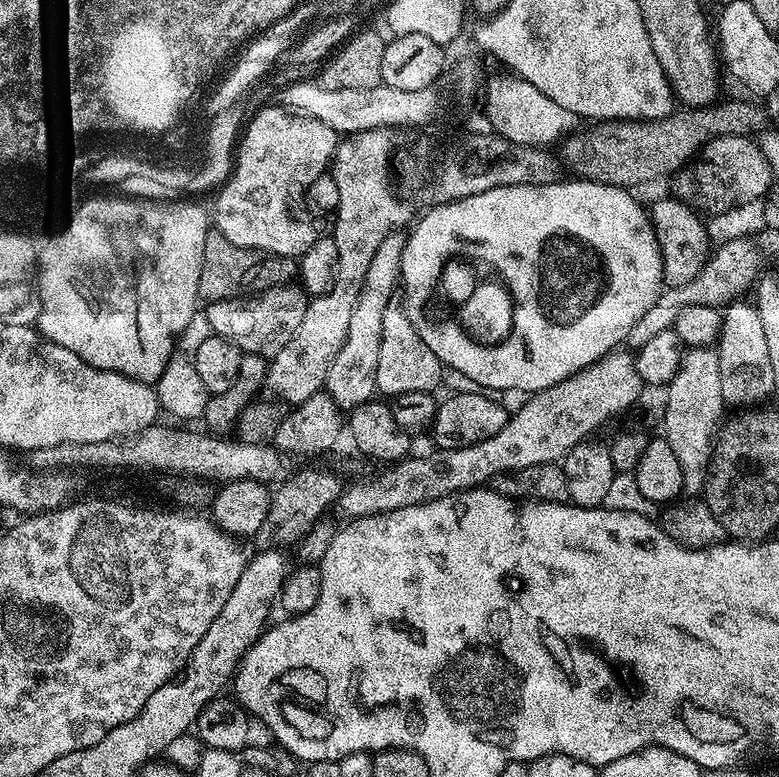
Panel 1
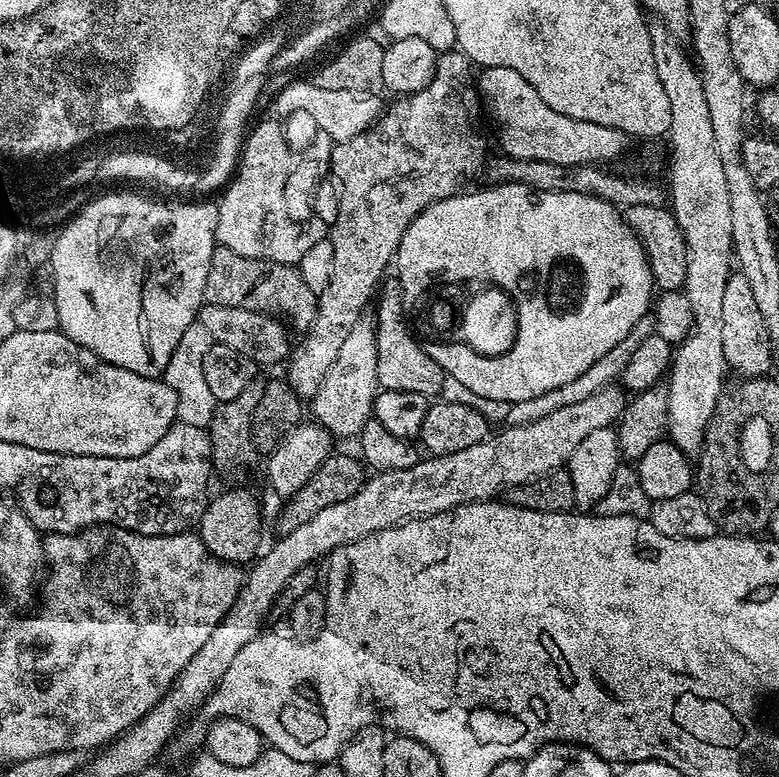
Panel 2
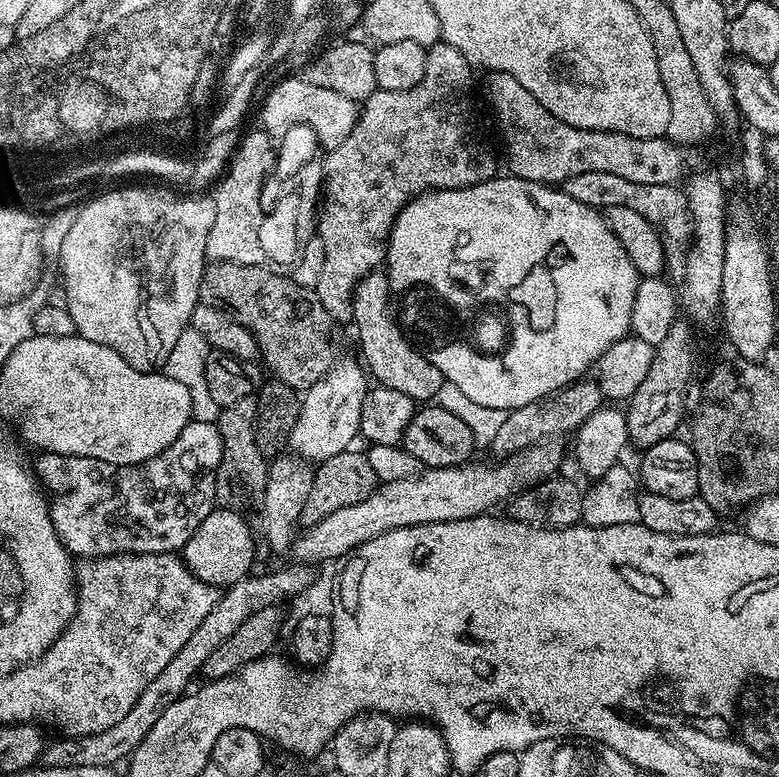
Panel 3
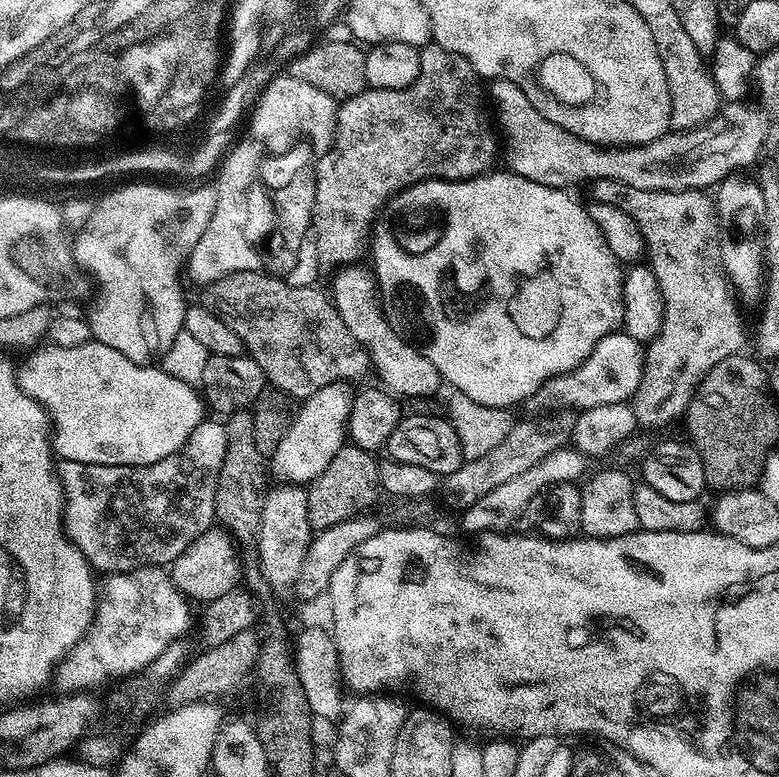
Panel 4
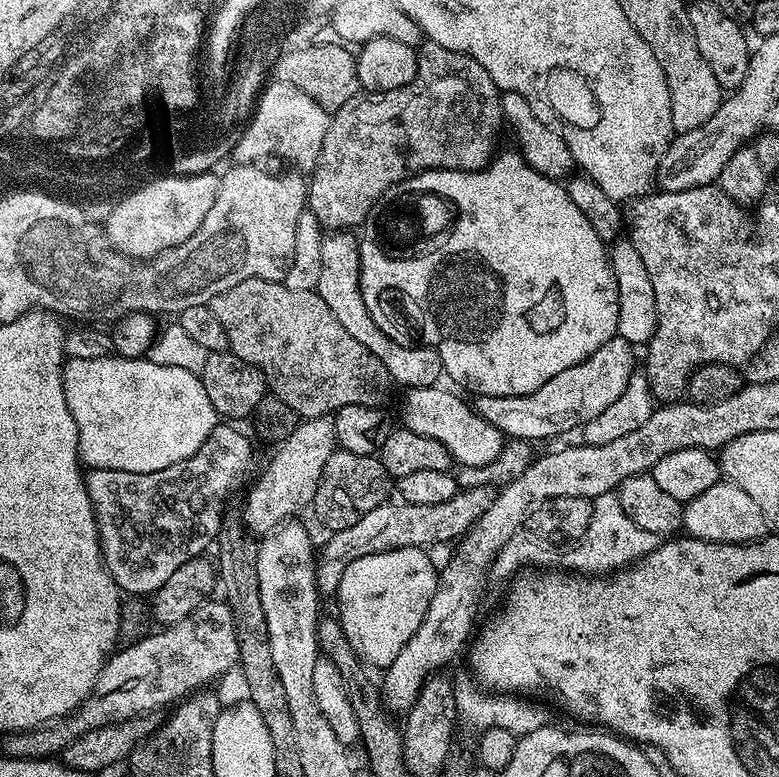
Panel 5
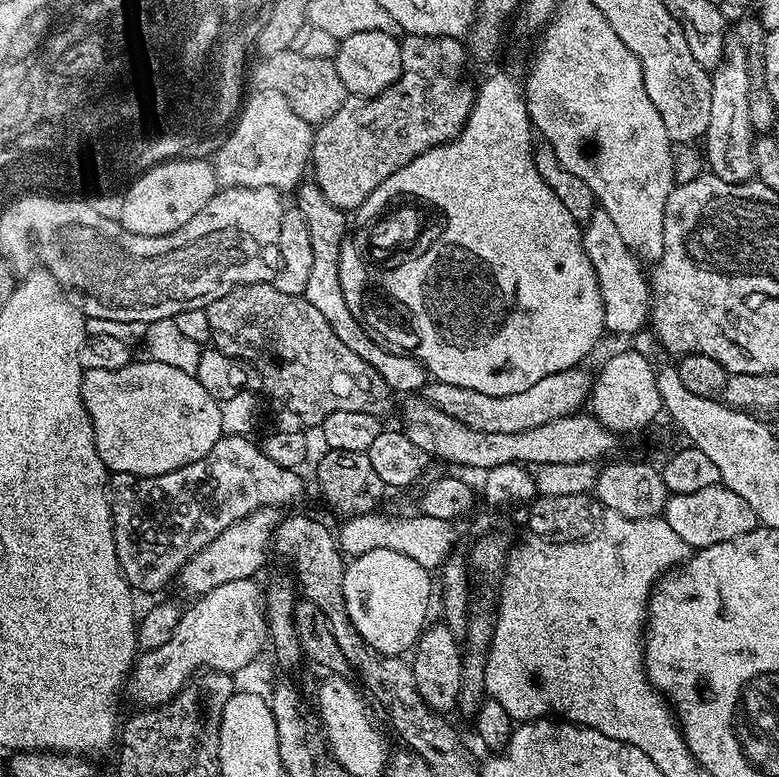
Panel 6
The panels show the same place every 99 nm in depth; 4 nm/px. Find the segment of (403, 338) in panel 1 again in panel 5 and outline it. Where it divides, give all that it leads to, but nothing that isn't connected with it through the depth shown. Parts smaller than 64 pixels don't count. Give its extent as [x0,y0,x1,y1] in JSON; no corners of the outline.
[315,230,444,389]

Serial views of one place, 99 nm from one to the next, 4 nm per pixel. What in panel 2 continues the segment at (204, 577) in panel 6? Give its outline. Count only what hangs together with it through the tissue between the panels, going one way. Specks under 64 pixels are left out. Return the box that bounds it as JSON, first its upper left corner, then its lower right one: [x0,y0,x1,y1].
[310,318,379,438]

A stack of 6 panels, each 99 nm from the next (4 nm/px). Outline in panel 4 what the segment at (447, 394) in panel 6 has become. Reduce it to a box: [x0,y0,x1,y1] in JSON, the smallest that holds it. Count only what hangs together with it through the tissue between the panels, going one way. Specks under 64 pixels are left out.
[527,330,644,414]

